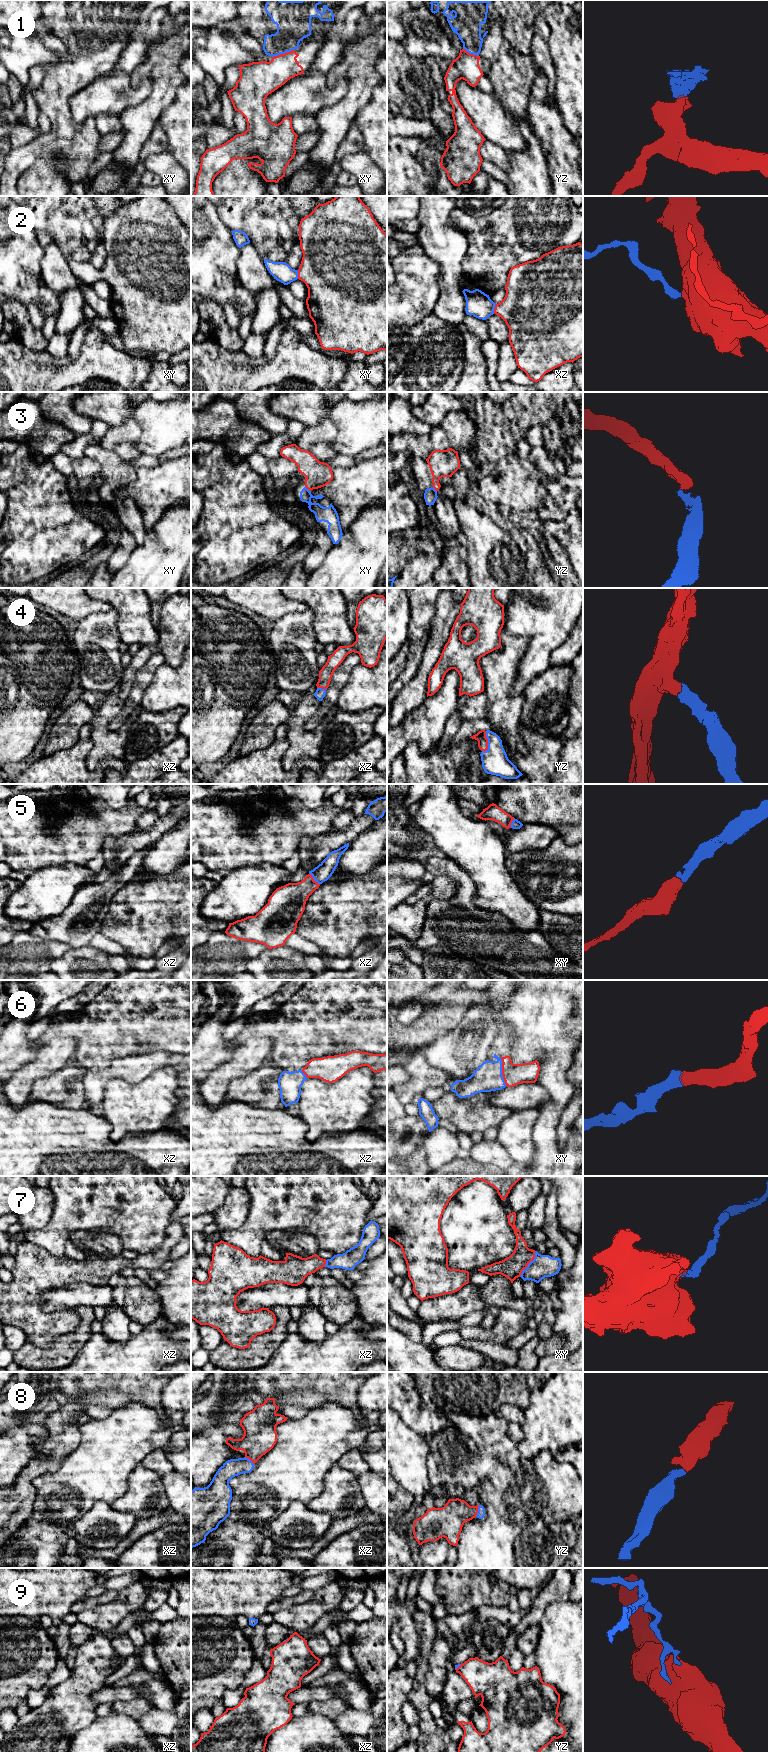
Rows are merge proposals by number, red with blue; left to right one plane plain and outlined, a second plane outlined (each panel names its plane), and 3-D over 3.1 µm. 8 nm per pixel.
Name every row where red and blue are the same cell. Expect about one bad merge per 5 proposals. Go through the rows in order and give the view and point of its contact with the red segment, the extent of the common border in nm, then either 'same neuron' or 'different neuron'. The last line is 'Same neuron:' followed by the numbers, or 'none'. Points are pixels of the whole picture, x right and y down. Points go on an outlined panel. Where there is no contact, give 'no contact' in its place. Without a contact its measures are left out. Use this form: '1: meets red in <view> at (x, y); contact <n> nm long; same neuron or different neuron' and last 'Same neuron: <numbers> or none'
1: meets red in xy at (282, 54); contact 190 nm long; same neuron
2: meets red in xz at (494, 309); contact 80 nm long; same neuron
3: meets red in xy at (308, 489); contact 60 nm long; same neuron
4: meets red in yz at (487, 742); contact 170 nm long; same neuron
5: meets red in xz at (313, 879); contact 130 nm long; same neuron
6: meets red in xy at (502, 1072); contact 220 nm long; same neuron
7: meets red in xy at (528, 1263); contact 240 nm long; same neuron
8: meets red in yz at (477, 1511); contact 100 nm long; same neuron
9: meets red in yz at (459, 1666); contact 70 nm long; different neuron
Same neuron: 1, 2, 3, 4, 5, 6, 7, 8

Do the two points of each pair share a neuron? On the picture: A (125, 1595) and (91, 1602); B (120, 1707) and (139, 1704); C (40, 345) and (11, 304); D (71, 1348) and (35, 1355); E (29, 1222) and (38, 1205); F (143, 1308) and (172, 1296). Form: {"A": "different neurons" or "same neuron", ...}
{"A": "different neurons", "B": "same neuron", "C": "same neuron", "D": "same neuron", "E": "same neuron", "F": "different neurons"}

